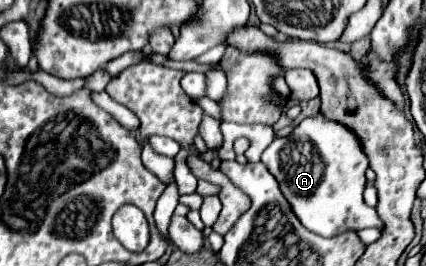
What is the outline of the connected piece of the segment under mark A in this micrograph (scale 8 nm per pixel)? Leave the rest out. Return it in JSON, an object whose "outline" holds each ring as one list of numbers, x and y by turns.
{"outline":[[320,114,304,118,290,136,276,138,270,148,264,150,262,162,278,180,284,198,306,230,332,238,354,228,380,228,376,210,362,200,368,158,364,158,360,142,348,128,324,120]]}

